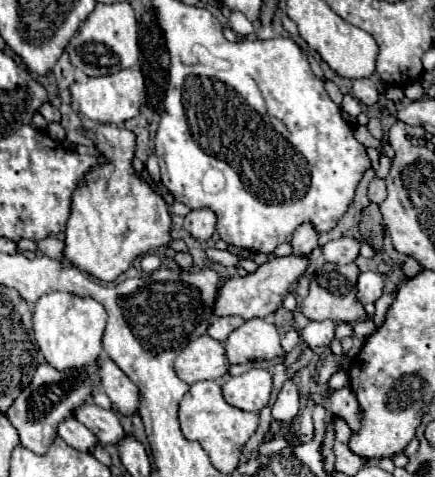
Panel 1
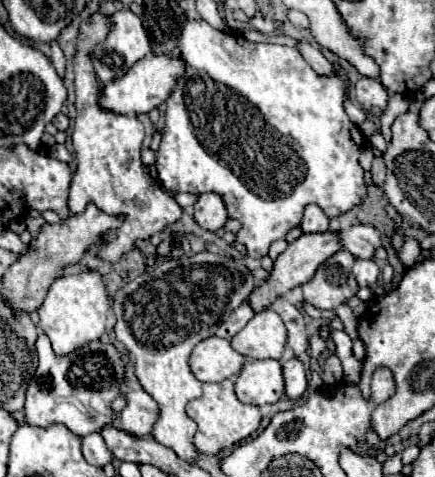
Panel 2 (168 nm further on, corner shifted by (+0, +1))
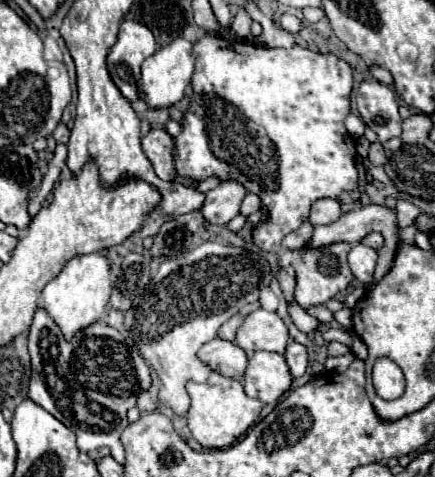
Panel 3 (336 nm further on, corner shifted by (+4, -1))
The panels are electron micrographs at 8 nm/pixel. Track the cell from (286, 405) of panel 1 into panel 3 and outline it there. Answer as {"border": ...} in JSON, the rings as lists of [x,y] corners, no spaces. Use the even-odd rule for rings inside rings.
{"border":[[[291,339],[289,345],[287,345],[287,351],[285,351],[285,361],[287,361],[289,373],[293,375],[293,379],[301,377],[307,371],[307,351],[305,351],[305,347]]]}

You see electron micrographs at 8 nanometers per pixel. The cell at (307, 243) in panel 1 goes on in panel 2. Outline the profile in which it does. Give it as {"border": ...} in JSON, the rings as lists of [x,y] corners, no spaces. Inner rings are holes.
{"border":[[[309,205],[305,209],[303,221],[301,221],[301,229],[303,229],[303,233],[327,231],[329,229],[329,217],[325,215],[325,211],[319,205]]]}

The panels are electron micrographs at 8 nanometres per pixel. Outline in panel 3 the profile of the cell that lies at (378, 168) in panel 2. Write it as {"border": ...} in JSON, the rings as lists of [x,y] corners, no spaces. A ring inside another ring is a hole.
{"border":[[[371,143],[367,159],[369,159],[369,161],[371,161],[371,165],[375,165],[375,167],[383,167],[383,165],[385,165],[387,157],[385,157],[385,151],[383,151],[381,143]]]}

